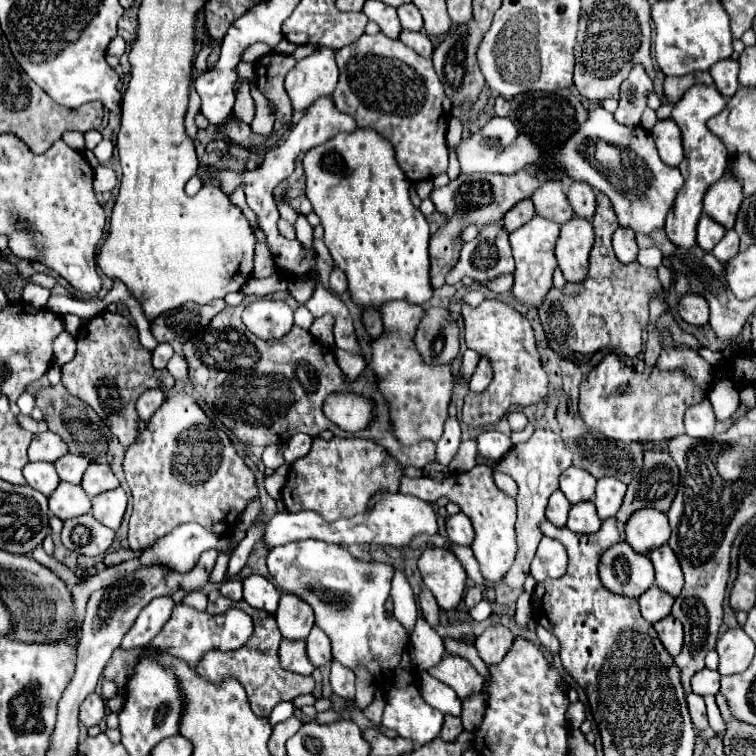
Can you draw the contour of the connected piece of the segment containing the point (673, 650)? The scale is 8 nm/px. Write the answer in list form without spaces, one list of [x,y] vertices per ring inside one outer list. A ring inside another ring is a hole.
[[[667,616],[659,622],[655,622],[653,628],[655,628],[661,644],[665,646],[665,650],[671,656],[677,656],[681,652],[681,646],[683,646],[683,626],[679,624],[679,620],[673,616]]]

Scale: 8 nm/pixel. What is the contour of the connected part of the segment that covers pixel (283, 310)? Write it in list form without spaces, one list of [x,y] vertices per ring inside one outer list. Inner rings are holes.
[[[258,298],[245,306],[243,324],[257,338],[279,340],[292,329],[294,315],[291,308],[281,300]]]

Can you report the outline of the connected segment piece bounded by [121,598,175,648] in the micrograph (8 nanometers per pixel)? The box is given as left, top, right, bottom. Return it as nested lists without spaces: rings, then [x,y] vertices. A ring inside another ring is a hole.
[[[155,598],[147,608],[143,608],[143,612],[135,620],[131,632],[127,632],[127,636],[123,638],[121,646],[123,648],[147,646],[159,634],[159,630],[165,626],[165,622],[171,618],[173,606],[175,606],[175,602],[171,598]]]

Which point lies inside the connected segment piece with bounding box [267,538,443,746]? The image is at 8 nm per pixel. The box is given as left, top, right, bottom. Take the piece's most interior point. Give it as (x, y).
(348, 595)

